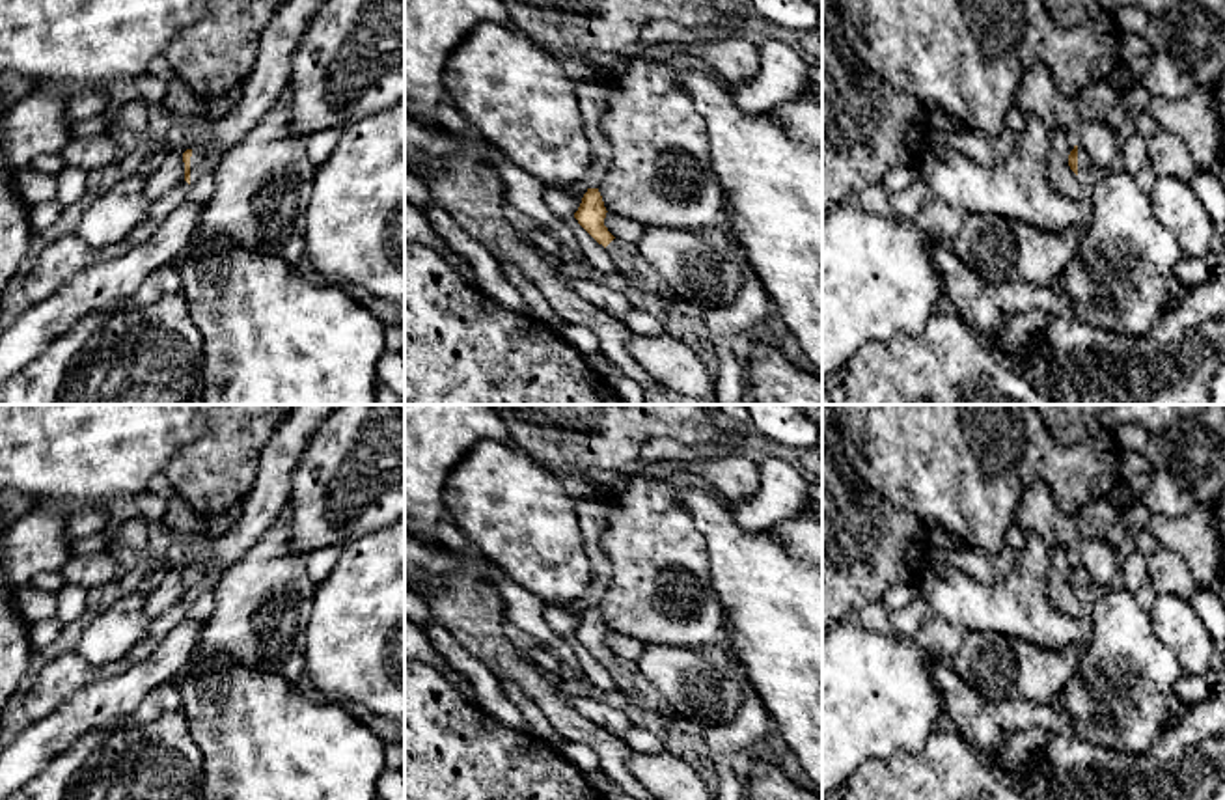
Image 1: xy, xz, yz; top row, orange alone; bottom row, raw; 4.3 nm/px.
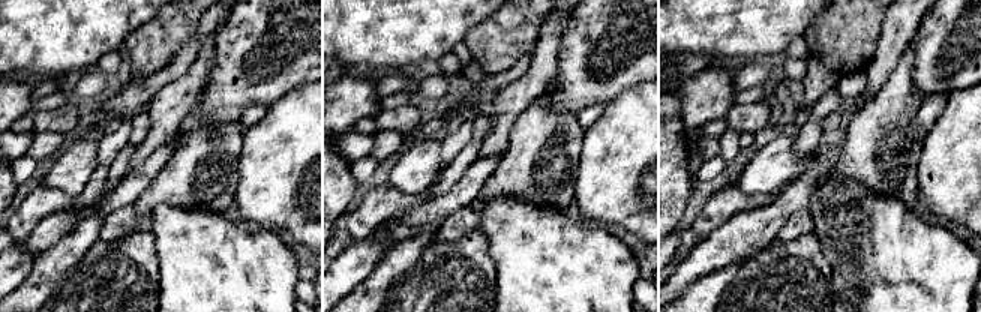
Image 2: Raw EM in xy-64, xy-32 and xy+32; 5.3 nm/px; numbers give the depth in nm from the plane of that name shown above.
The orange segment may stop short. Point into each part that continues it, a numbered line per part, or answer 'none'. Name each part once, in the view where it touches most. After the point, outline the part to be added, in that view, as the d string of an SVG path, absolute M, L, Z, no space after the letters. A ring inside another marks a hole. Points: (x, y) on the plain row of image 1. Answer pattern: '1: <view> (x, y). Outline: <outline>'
1: xy (204, 575). Outline: M201 559L192 565L190 574L190 600L209 587L216 586L220 569L211 559Z

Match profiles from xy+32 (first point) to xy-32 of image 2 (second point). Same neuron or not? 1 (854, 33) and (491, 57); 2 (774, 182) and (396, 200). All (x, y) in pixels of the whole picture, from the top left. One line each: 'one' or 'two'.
1: one
2: two

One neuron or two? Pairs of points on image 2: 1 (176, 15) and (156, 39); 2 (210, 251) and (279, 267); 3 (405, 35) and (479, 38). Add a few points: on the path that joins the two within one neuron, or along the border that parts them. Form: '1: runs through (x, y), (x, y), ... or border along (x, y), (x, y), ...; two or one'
1: runs through (174, 21), (162, 33); one
2: runs through (227, 267), (263, 267); one
3: border along (491, 15), (479, 21), (461, 41); two

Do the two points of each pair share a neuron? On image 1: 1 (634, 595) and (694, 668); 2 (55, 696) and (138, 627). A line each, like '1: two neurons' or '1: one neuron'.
1: two neurons
2: two neurons

